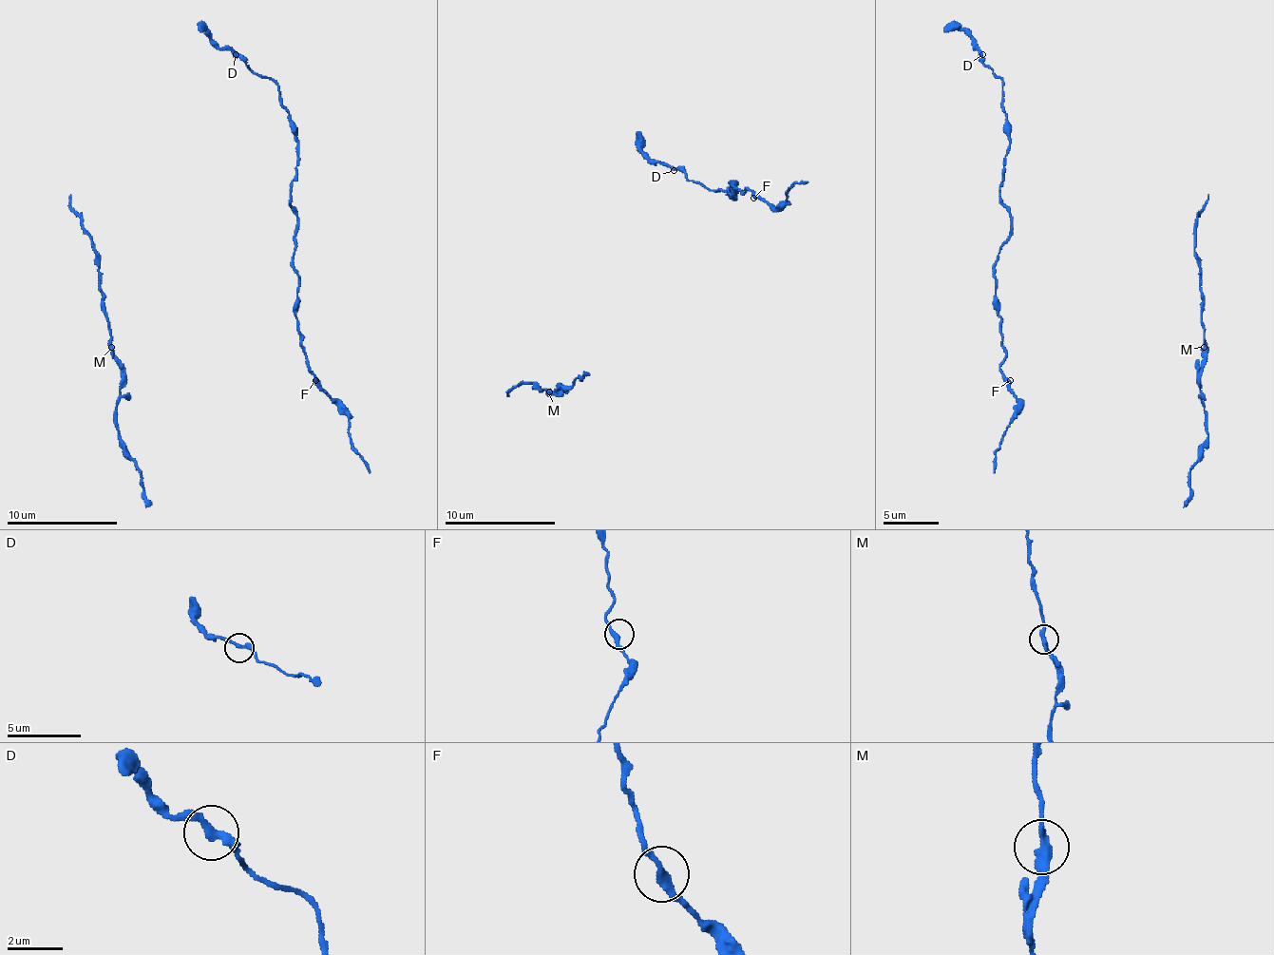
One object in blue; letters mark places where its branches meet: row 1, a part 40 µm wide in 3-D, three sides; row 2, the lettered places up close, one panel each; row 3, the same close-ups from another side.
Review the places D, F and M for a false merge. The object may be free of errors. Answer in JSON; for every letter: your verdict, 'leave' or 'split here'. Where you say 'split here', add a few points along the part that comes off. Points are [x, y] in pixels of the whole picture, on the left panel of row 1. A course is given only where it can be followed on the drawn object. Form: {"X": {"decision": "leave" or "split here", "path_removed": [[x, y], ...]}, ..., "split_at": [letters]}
{"D": {"decision": "leave"}, "F": {"decision": "leave"}, "M": {"decision": "split here", "path_removed": [[110, 347], [99, 257], [80, 213], [71, 204], [71, 194]]}, "split_at": ["M"]}

